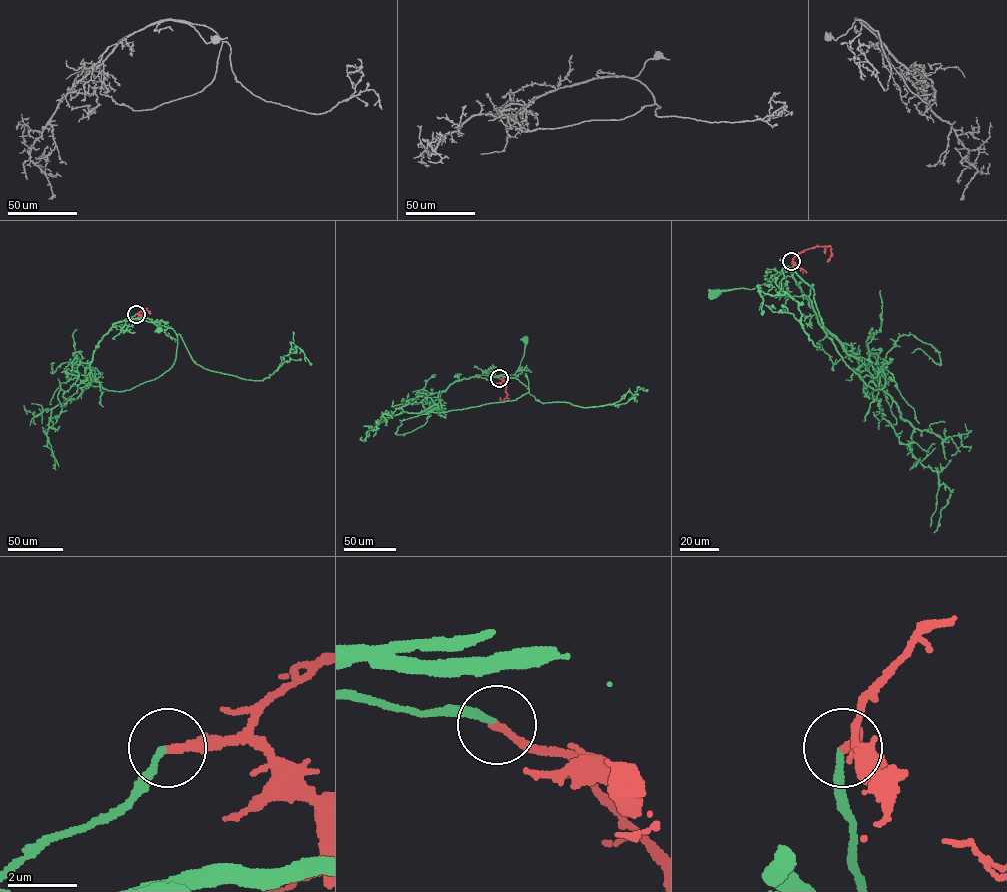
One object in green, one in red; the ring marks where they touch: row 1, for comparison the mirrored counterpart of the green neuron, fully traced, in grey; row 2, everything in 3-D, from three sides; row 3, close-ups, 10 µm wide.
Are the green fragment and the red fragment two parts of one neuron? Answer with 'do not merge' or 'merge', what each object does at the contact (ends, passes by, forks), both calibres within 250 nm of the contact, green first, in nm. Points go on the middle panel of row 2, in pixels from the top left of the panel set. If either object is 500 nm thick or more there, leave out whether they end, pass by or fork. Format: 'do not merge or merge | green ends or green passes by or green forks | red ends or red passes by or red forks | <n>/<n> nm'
merge | green ends | red ends | 180/220 nm

